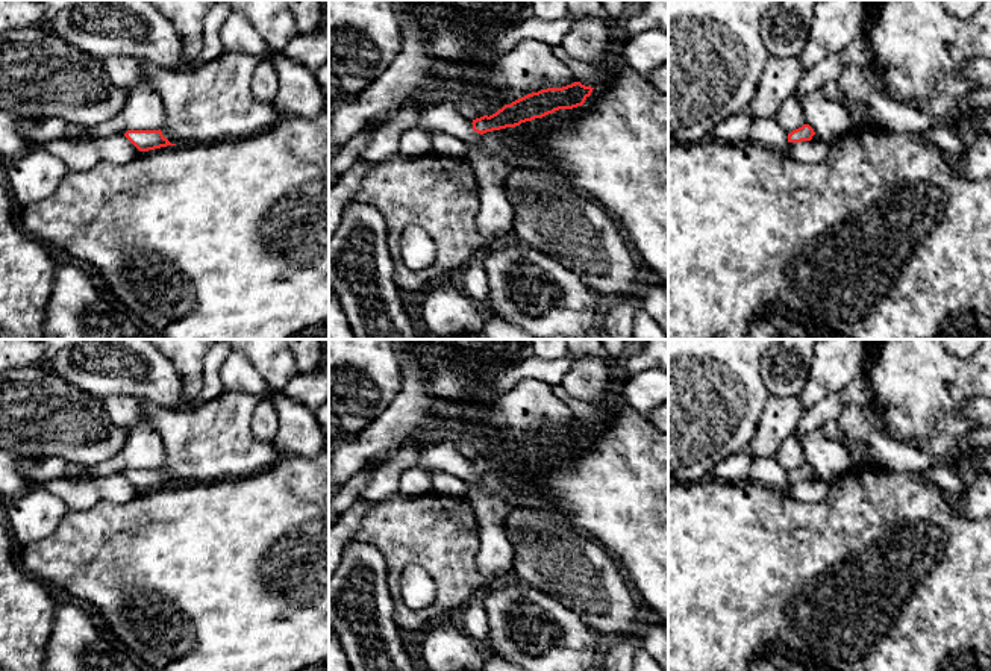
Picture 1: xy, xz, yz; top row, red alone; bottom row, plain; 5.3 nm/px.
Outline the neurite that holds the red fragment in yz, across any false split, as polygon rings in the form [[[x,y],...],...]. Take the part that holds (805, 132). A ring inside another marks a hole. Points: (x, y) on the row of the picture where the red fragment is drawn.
[[[803,124],[802,127],[788,133],[788,142],[811,141],[814,135],[814,129],[809,124]]]

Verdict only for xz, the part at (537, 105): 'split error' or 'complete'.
complete

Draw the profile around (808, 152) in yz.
[[[824,141],[788,142],[786,151],[796,162],[821,164],[829,156],[832,144]]]

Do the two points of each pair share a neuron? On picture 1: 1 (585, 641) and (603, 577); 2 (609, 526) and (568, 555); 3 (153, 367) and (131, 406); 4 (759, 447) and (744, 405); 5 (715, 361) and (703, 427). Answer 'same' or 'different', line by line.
1: different
2: different
3: different
4: different
5: same

